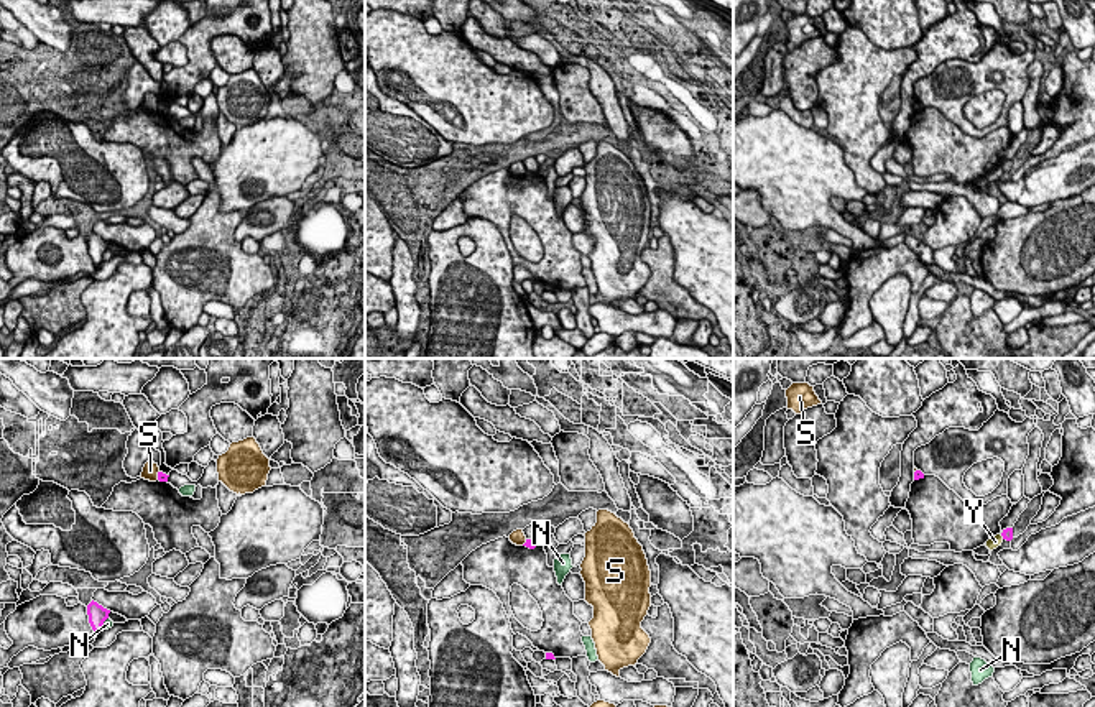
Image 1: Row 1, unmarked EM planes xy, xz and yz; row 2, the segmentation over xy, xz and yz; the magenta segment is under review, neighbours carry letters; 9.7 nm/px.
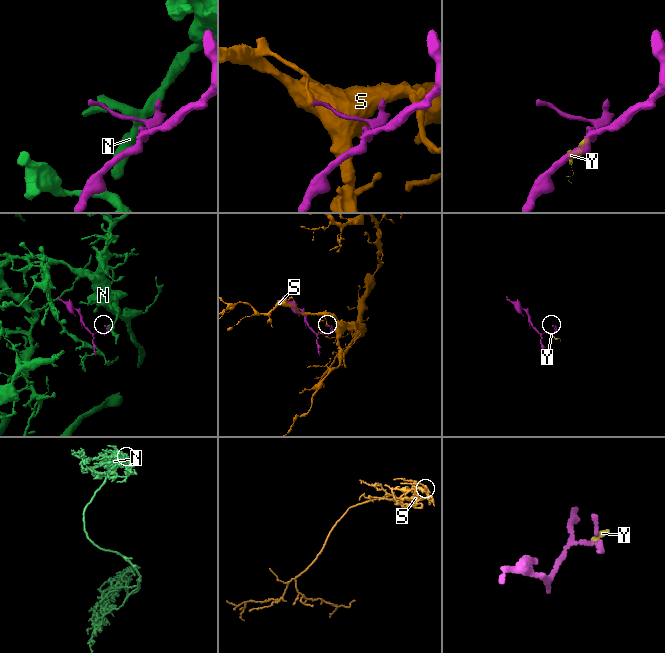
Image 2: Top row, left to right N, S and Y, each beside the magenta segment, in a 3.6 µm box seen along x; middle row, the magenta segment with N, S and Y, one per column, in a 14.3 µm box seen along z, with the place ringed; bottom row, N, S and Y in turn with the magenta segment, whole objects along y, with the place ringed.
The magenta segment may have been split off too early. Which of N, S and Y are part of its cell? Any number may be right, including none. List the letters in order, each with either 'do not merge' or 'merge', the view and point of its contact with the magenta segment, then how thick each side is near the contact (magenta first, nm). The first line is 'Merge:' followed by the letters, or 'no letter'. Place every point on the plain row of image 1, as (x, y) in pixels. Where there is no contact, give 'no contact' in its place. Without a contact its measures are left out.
Merge: no letter
N: do not merge; contact xy (102, 255); calibres 180 and 90 nm
S: do not merge; contact xy (158, 107); calibres 90 and 160 nm
Y: do not merge; contact yz (1002, 166); calibres 100 and 120 nm

